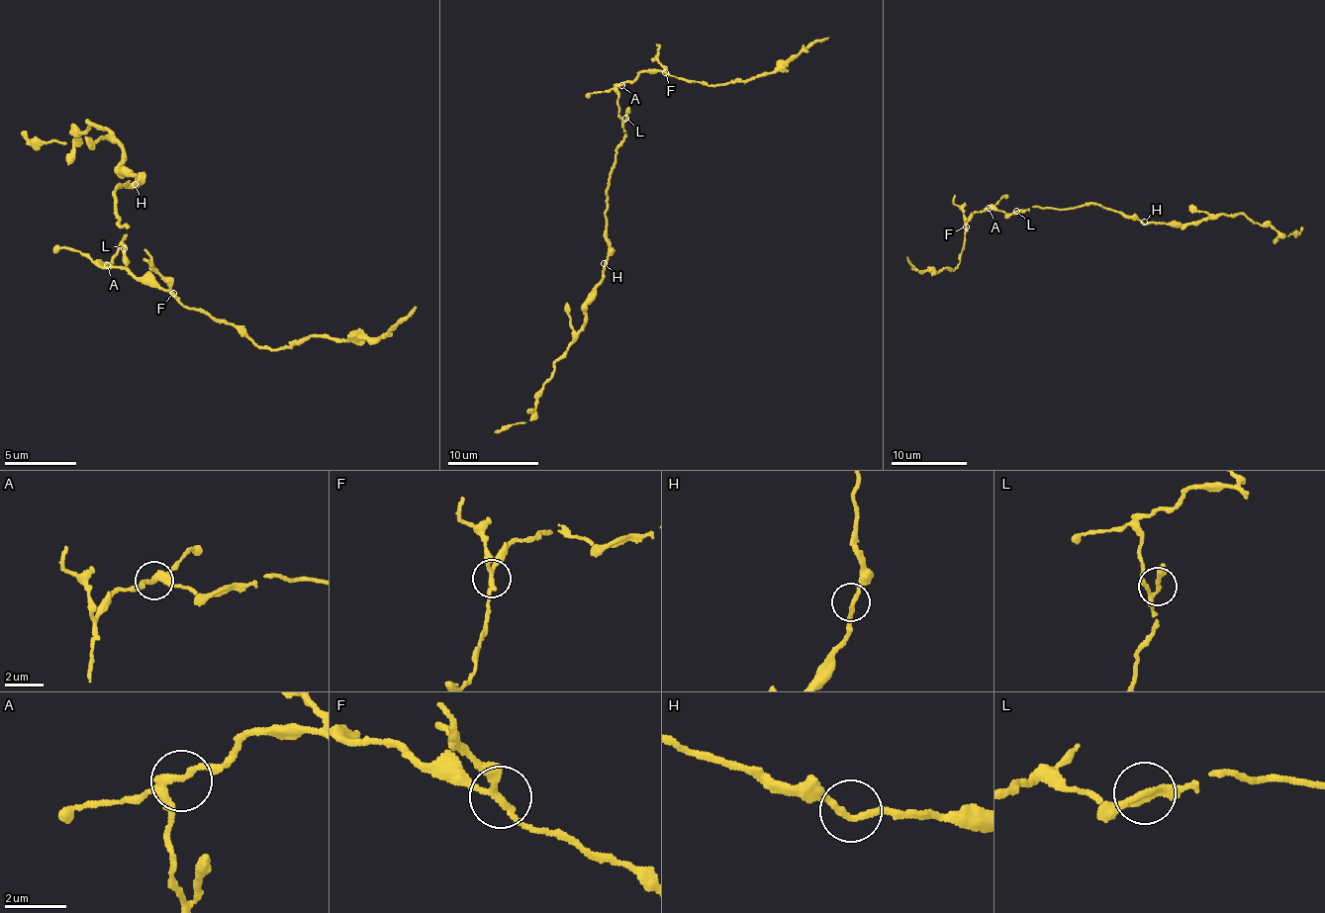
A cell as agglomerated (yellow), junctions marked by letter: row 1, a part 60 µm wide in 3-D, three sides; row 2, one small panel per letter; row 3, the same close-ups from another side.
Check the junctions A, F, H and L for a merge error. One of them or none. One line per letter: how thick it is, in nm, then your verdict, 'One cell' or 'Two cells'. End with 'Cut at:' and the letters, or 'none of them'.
A: Thickness 190 nm. One cell
F: Thickness 190 nm. Two cells
H: Thickness 200 nm. One cell
L: Thickness 160 nm. One cell
Cut at: F

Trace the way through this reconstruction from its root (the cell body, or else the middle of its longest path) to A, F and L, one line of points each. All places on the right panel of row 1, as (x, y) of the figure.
A: (1055, 209), (1031, 206), (1011, 215), (989, 208)
F: (1055, 209), (1031, 206), (1011, 215), (987, 209), (975, 213), (966, 227)
L: (1055, 209), (1035, 206), (1016, 211)

